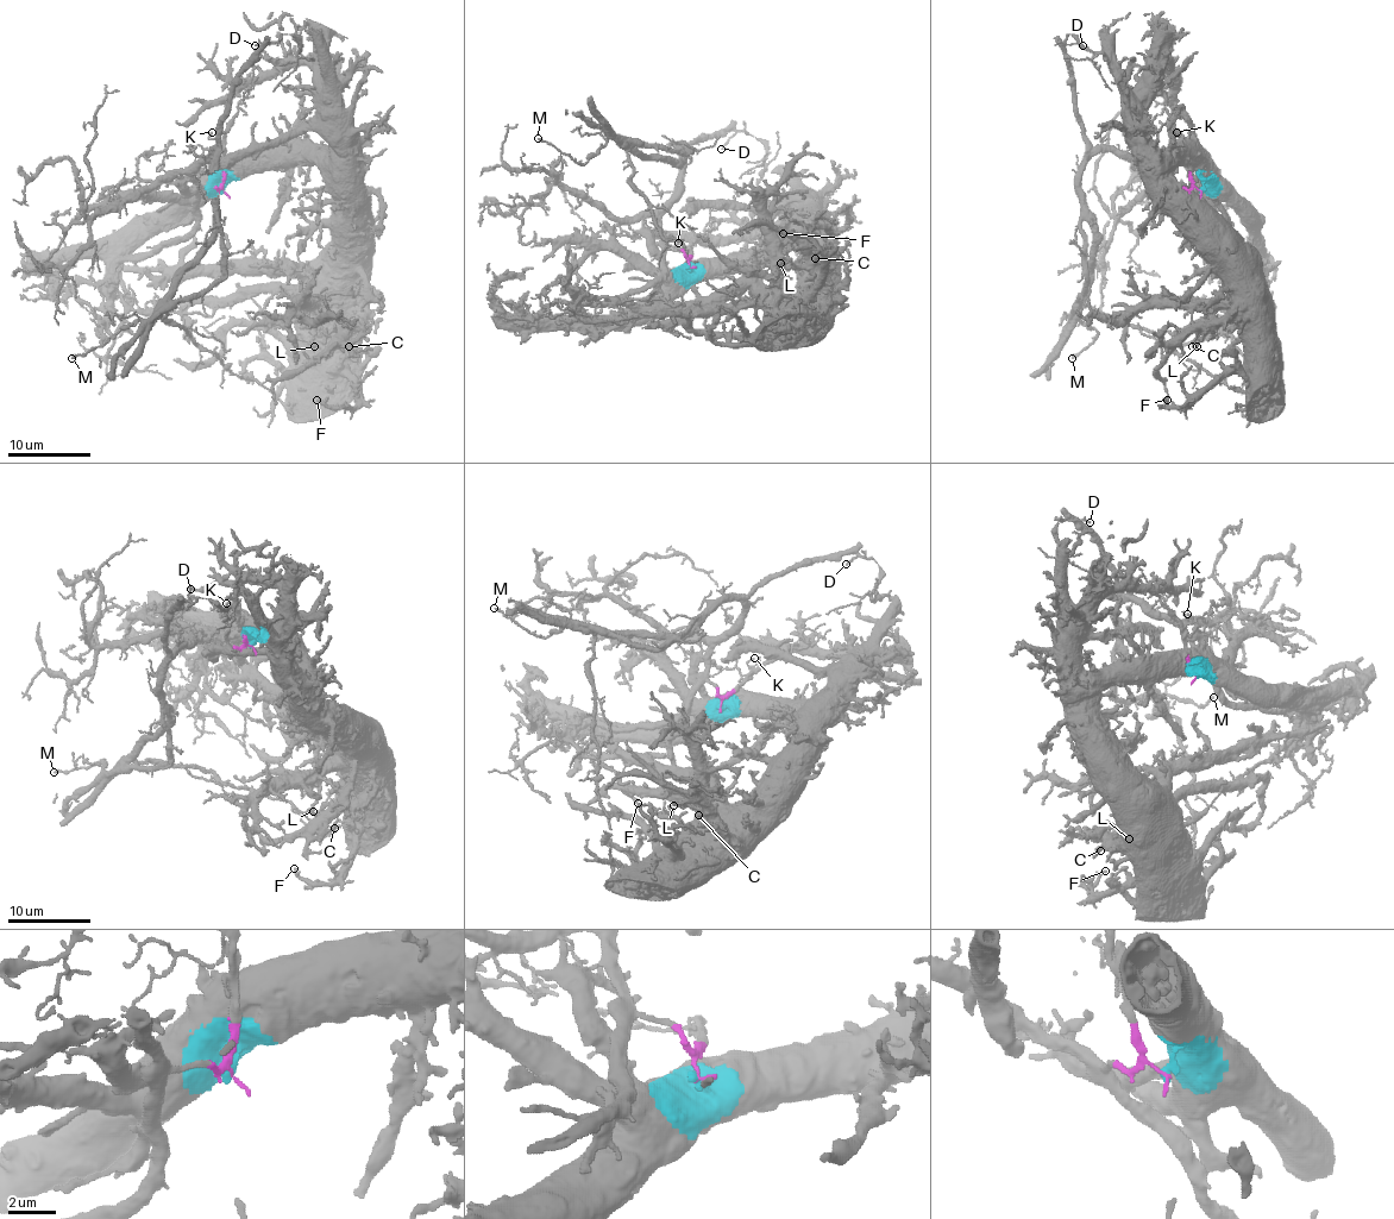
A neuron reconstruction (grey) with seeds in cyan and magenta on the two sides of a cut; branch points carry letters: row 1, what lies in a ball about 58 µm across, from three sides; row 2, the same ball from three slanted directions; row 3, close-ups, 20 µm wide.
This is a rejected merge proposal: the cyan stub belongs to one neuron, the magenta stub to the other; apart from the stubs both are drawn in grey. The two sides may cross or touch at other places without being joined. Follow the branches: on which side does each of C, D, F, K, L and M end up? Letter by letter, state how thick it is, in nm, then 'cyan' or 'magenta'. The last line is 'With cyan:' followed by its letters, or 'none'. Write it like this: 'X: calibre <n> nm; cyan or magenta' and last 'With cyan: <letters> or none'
C: calibre 180 nm; cyan
D: calibre 130 nm; magenta
F: calibre 170 nm; cyan
K: calibre 150 nm; magenta
L: calibre 200 nm; cyan
M: calibre 180 nm; magenta
With cyan: C, F, L

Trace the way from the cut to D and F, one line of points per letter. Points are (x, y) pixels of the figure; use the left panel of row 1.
D: (224, 190), (221, 186), (203, 188), (195, 171), (215, 146), (232, 79), (267, 44), (255, 45)
F: (221, 190), (246, 171), (314, 163), (337, 190), (339, 368), (353, 382), (356, 403), (339, 407), (316, 398)

